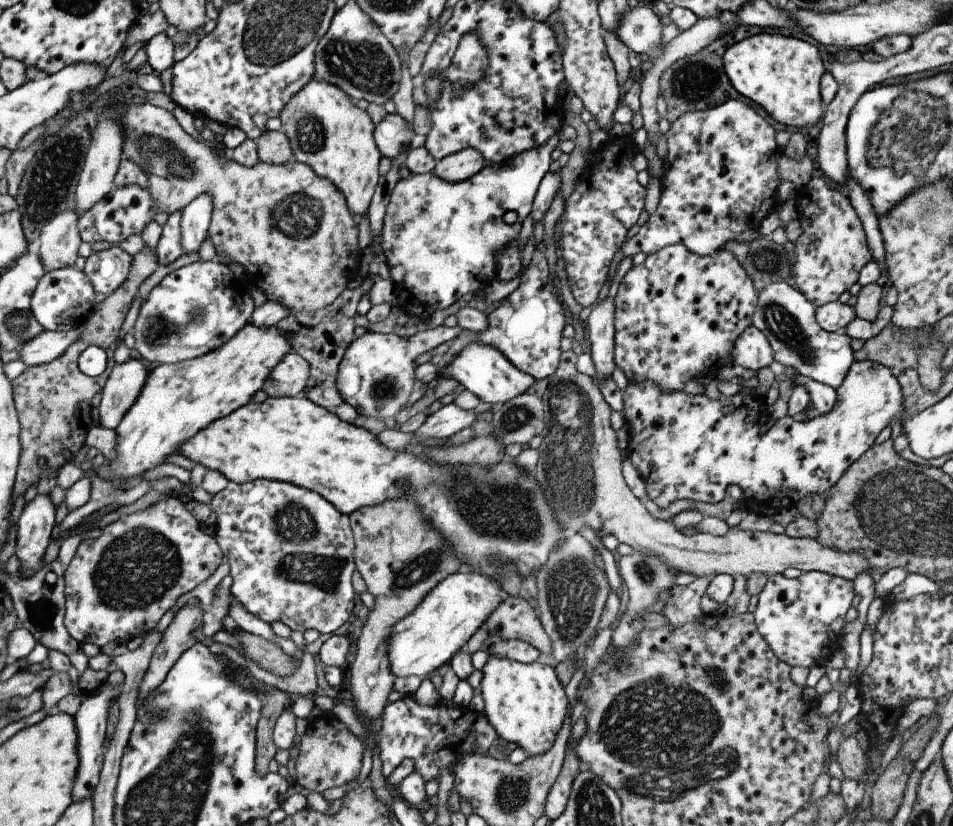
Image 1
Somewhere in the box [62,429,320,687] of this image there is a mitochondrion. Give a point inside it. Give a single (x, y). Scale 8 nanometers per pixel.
(137, 569)

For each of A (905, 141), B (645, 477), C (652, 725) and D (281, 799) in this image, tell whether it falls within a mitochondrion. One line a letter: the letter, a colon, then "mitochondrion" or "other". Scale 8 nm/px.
A: mitochondrion
B: other
C: mitochondrion
D: other

